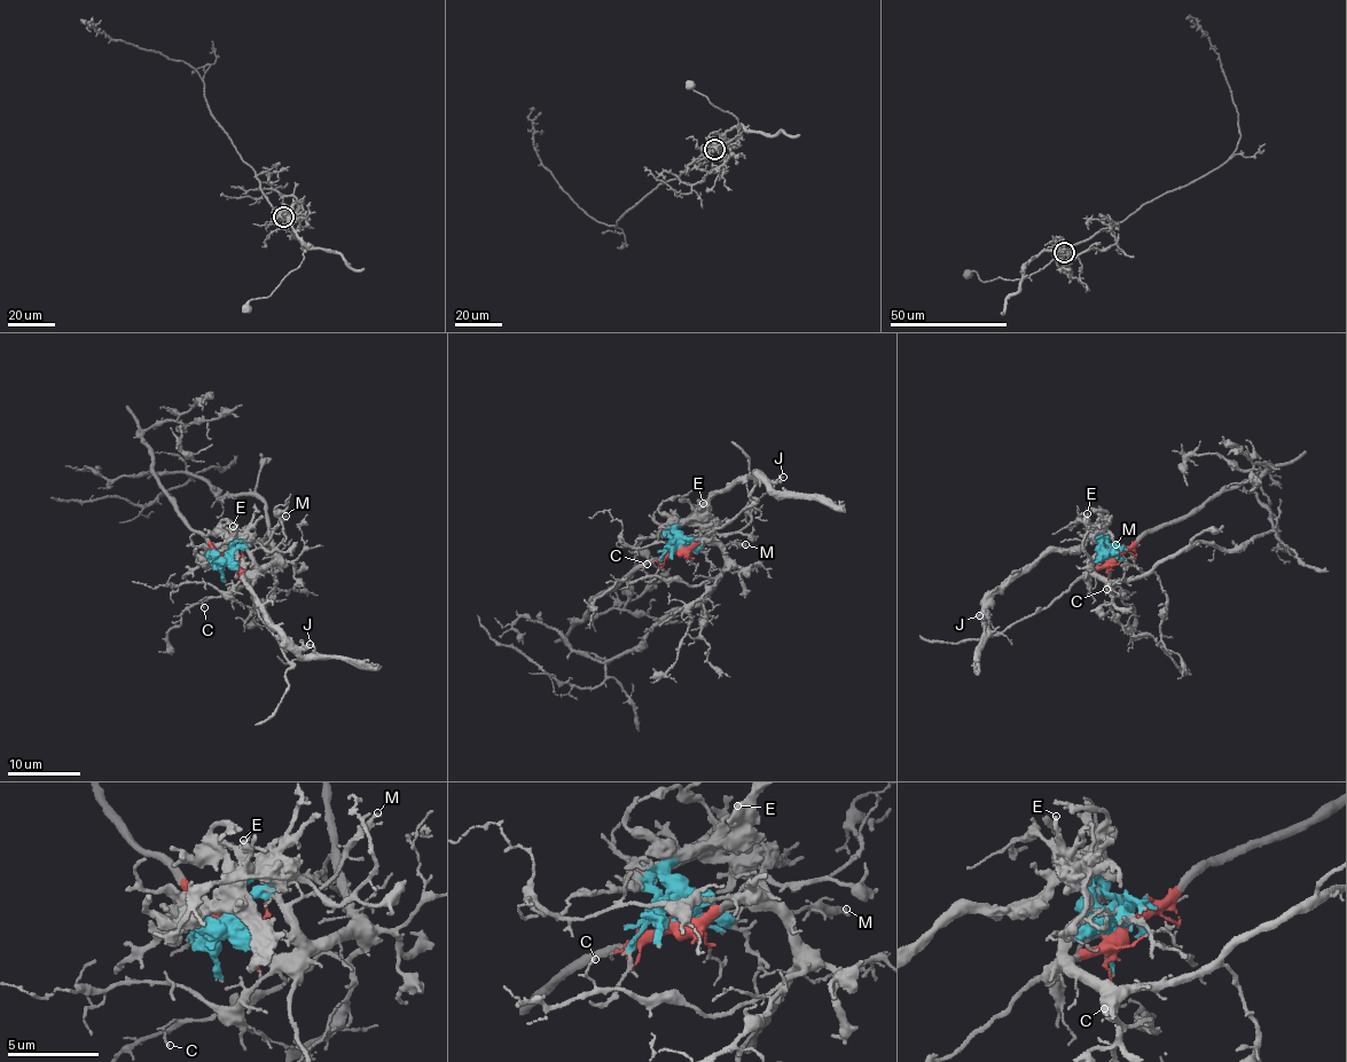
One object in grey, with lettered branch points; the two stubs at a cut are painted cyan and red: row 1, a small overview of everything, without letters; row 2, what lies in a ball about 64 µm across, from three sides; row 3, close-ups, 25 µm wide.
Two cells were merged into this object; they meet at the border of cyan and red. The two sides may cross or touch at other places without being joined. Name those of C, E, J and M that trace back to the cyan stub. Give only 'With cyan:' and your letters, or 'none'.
With cyan: E, J

